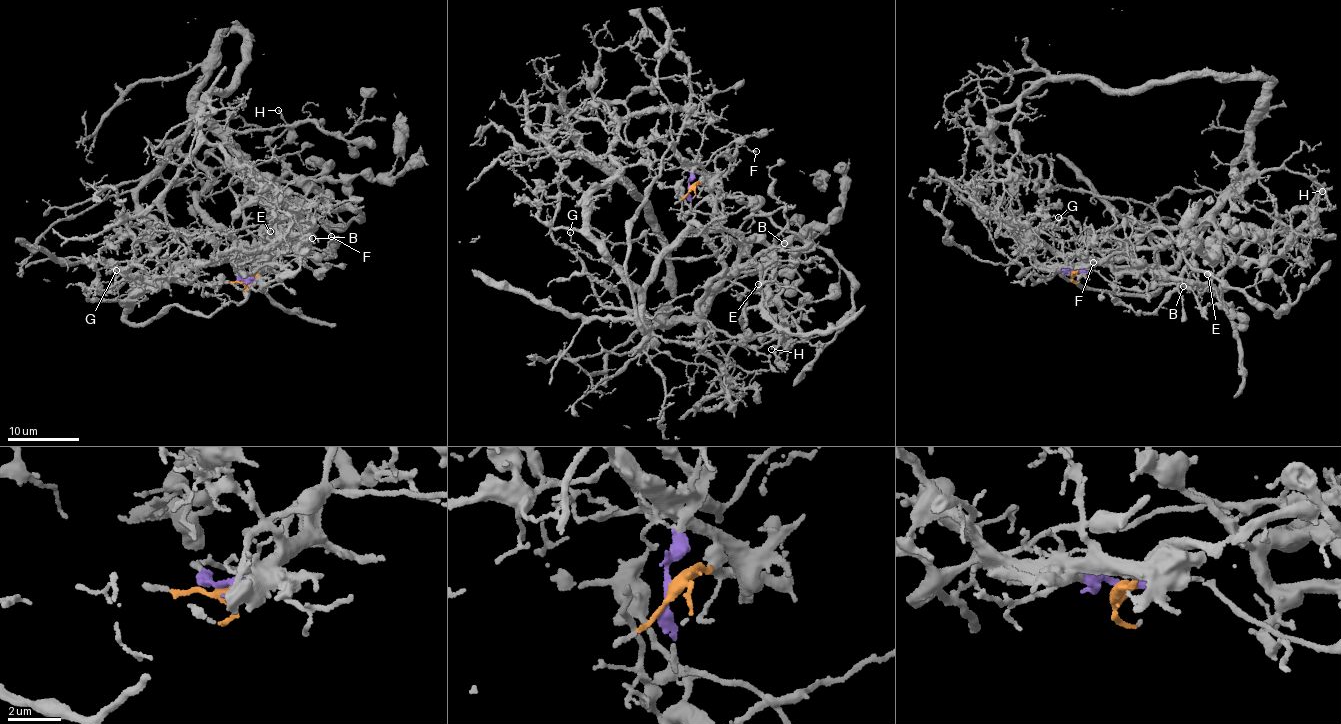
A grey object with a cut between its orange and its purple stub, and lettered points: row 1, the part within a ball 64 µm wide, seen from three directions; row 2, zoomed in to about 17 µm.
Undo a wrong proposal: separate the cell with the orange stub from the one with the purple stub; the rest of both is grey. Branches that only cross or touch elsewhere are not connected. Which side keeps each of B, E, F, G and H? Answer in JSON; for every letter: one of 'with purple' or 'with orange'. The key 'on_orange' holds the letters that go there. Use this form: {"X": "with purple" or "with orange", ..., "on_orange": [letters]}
{"B": "with purple", "E": "with purple", "F": "with orange", "G": "with purple", "H": "with purple", "on_orange": ["F"]}

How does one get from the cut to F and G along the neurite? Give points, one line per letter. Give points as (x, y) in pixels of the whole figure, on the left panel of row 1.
F: (244, 280), (276, 249), (259, 233), (280, 195), (293, 192), (320, 210), (332, 236)
G: (244, 280), (237, 275), (252, 277), (245, 278), (230, 262), (186, 261), (135, 298), (119, 297), (116, 269)

